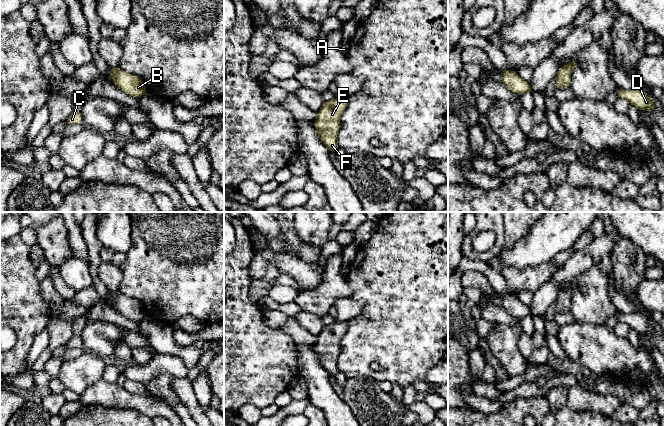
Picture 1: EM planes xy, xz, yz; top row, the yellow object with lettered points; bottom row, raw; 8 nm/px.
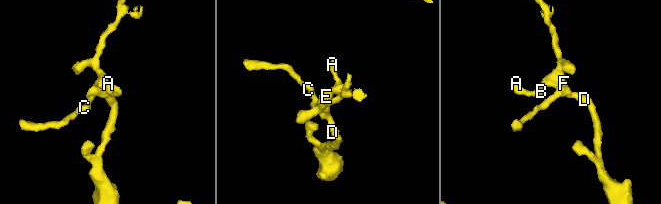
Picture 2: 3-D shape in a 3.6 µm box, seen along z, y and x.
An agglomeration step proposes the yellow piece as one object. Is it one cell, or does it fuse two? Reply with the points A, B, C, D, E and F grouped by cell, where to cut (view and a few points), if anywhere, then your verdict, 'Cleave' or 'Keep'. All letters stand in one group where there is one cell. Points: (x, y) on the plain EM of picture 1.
Groups: A B C D E F. No split. Keep

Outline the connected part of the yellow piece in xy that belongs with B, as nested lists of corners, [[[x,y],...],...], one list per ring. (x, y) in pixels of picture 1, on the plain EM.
[[[109,292],[109,298],[115,310],[133,321],[140,322],[147,316],[145,307],[138,300],[122,295],[121,292]]]

